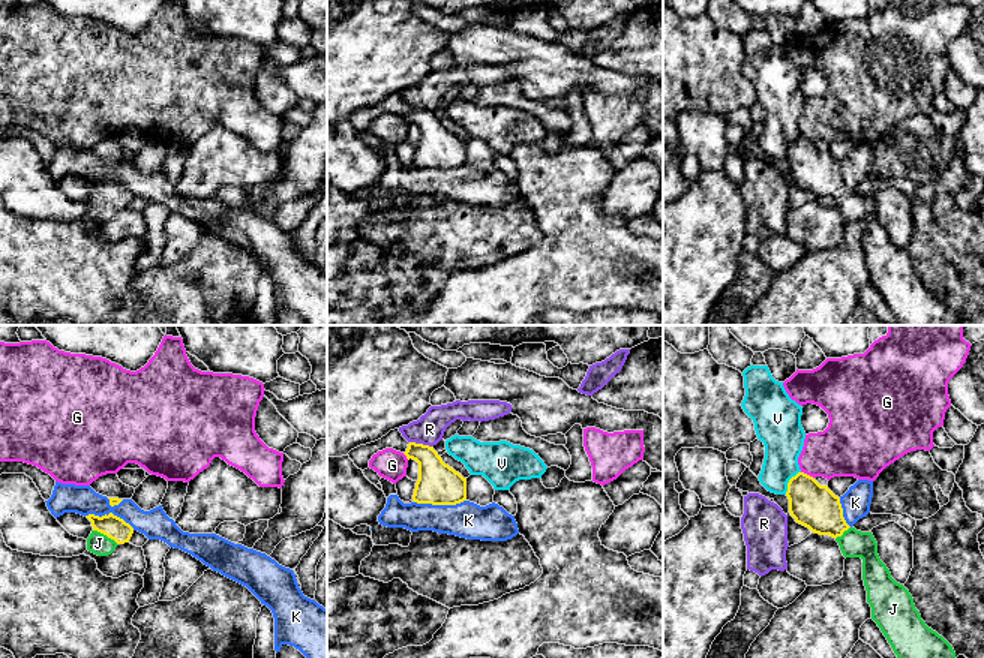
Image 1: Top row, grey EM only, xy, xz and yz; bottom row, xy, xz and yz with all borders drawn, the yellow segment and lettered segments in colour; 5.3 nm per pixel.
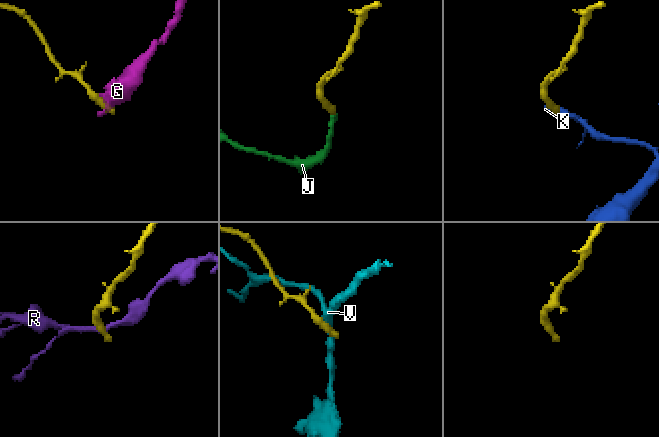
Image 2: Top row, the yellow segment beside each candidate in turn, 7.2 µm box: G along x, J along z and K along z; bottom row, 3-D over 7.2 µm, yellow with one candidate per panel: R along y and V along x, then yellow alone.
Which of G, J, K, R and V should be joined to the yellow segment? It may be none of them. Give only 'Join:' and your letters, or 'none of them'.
Join: J

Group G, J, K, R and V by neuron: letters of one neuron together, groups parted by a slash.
G / J / K / R / V

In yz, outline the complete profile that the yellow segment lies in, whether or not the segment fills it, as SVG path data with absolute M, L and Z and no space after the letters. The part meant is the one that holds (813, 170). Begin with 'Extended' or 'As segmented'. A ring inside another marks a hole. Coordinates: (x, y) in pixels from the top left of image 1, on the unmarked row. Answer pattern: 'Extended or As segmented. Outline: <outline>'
Extended. Outline: M798 136L788 147L789 177L796 187L819 199L832 201L844 222L862 223L862 244L872 283L900 325L956 325L952 310L928 292L909 255L897 247L878 219L872 196L850 192L840 162L828 150Z

